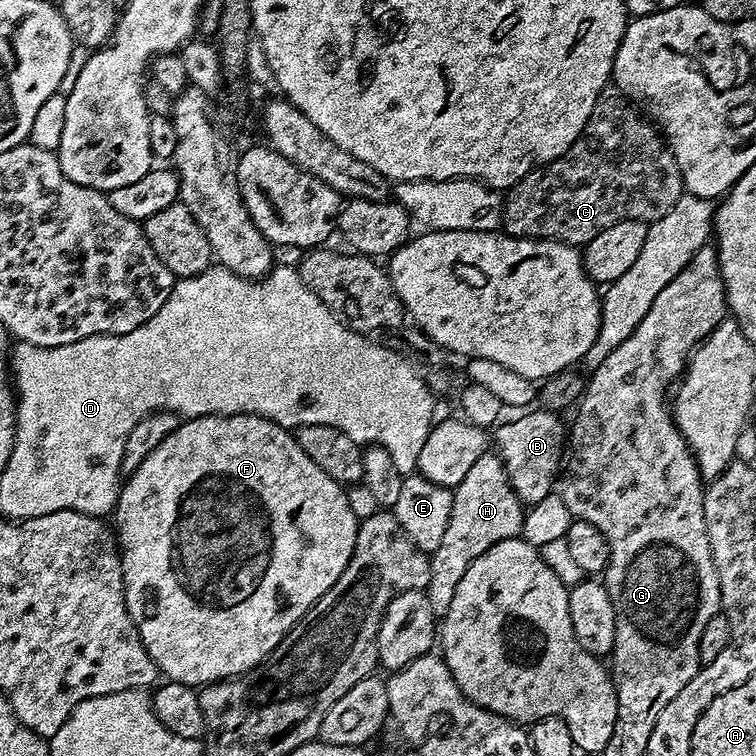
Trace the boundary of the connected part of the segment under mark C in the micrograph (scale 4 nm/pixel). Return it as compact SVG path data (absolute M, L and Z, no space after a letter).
M609 82L598 94L598 102L594 102L582 134L570 150L549 164L540 165L503 193L502 228L507 235L522 240L561 240L563 244L583 246L618 222L642 220L647 225L654 223L674 210L674 202L683 195L682 174L668 143L656 125L637 111L633 101L624 96L615 83Z

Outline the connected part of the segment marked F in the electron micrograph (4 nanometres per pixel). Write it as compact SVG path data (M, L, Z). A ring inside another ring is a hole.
M194 416L185 419L170 433L133 472L123 481L118 492L114 517L120 523L118 547L124 567L124 597L130 618L136 624L138 634L161 673L168 680L183 684L203 686L220 680L231 680L258 666L282 642L282 638L304 617L306 610L338 582L338 574L347 566L356 545L358 515L352 509L343 487L330 474L318 470L314 462L298 446L295 435L289 429L278 426L261 416Z

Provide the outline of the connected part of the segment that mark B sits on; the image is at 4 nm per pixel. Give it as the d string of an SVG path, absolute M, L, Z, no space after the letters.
M548 408L521 413L514 422L505 421L494 431L496 454L503 462L515 494L521 503L531 506L551 495L562 467L566 447L566 426L555 411Z

